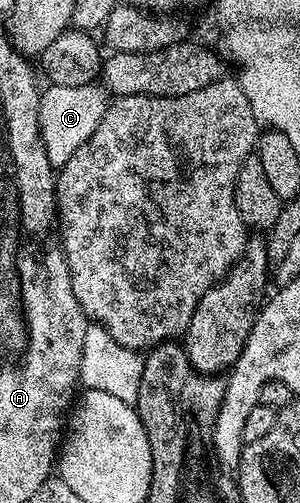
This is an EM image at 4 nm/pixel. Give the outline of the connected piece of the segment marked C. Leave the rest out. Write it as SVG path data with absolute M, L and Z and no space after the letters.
M47 85L39 100L39 126L41 142L46 148L47 159L53 168L64 166L74 154L93 135L101 123L108 104L104 102L106 92L101 85Z

